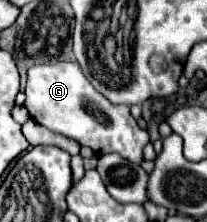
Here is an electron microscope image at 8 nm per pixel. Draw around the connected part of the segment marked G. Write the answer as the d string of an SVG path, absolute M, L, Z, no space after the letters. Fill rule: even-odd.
M72 61L32 65L28 69L24 105L36 123L90 147L96 155L118 153L132 163L140 163L142 149L150 141L148 131L138 127L136 119L130 115L130 109L124 105L112 107L112 103L108 103L108 99L104 99L104 95L100 95L92 83L88 83L78 63Z

